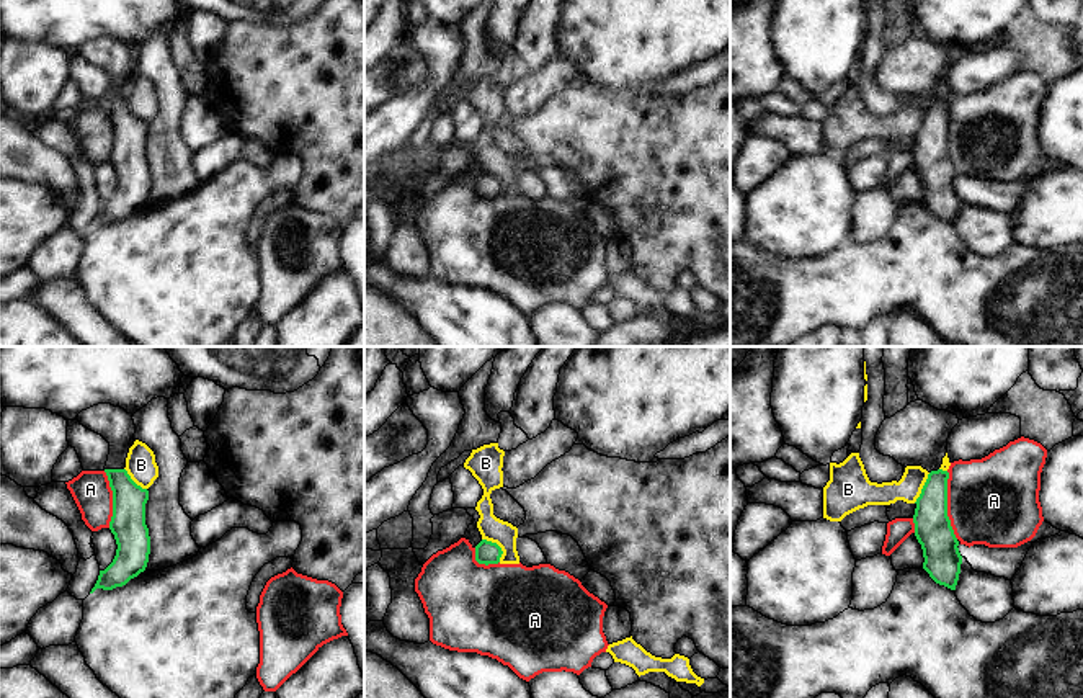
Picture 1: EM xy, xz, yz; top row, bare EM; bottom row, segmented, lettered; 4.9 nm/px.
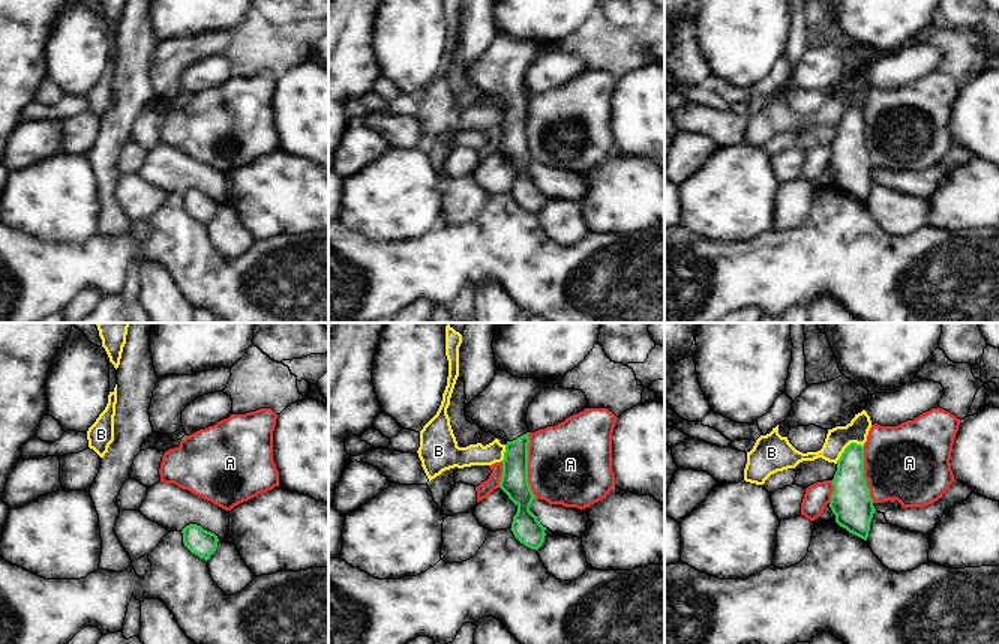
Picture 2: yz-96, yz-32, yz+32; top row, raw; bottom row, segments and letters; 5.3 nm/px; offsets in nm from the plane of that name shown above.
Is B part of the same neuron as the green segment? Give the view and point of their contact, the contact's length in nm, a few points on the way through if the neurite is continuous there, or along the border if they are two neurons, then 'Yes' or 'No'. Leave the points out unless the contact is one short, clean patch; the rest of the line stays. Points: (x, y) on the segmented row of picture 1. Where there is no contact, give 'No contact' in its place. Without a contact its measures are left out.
Touches green at xz (499, 546). Shared border 150 nm. Boundary: xz (482, 538), (500, 548), (500, 561). No.

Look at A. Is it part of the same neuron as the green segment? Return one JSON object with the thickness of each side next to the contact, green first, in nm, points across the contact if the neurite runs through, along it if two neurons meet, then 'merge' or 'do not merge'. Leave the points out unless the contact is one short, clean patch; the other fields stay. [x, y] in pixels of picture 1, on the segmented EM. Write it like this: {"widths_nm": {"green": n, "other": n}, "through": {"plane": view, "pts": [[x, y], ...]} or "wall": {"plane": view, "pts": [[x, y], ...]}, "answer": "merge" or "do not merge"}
{"widths_nm": {"green": 180, "other": 440}, "wall": {"plane": "yz", "pts": [[946, 471], [948, 519], [958, 538]]}, "answer": "do not merge"}

